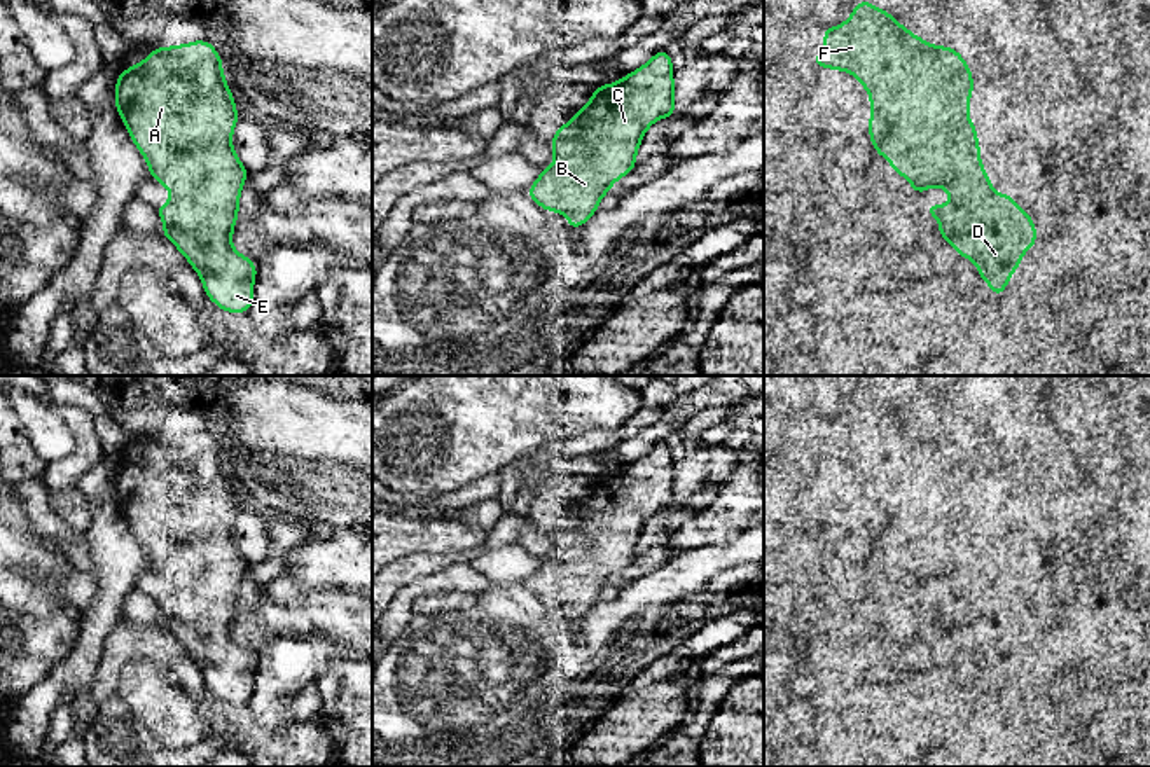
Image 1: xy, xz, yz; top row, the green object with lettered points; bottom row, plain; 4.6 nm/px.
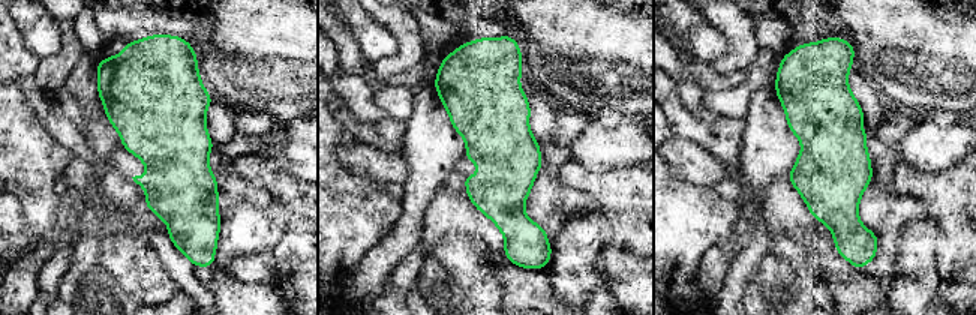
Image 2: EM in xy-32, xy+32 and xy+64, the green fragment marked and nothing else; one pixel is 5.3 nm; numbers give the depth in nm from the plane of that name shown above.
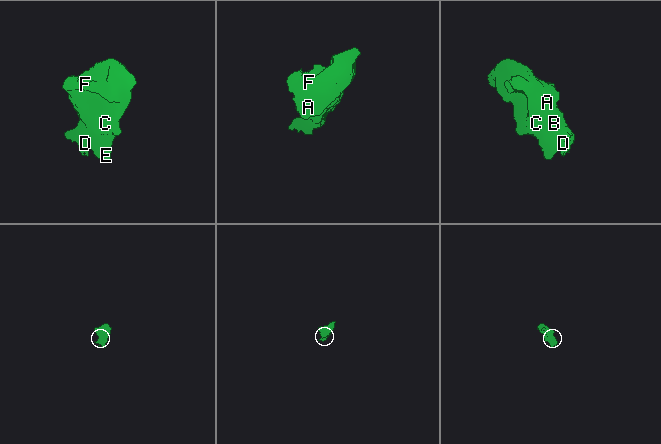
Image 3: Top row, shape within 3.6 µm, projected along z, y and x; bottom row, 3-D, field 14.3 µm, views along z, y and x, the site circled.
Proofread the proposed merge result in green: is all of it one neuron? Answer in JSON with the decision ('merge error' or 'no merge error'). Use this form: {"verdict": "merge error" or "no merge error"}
{"verdict": "no merge error"}

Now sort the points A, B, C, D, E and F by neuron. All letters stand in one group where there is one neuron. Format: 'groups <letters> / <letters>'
groups A B C D E F

